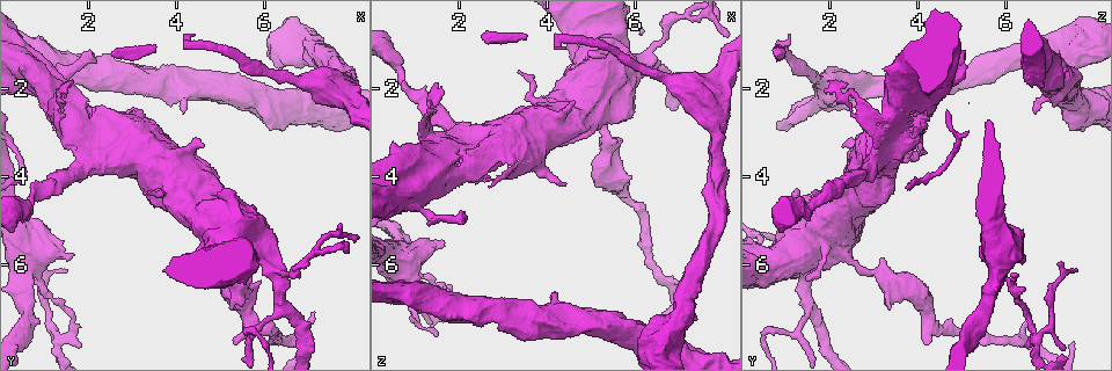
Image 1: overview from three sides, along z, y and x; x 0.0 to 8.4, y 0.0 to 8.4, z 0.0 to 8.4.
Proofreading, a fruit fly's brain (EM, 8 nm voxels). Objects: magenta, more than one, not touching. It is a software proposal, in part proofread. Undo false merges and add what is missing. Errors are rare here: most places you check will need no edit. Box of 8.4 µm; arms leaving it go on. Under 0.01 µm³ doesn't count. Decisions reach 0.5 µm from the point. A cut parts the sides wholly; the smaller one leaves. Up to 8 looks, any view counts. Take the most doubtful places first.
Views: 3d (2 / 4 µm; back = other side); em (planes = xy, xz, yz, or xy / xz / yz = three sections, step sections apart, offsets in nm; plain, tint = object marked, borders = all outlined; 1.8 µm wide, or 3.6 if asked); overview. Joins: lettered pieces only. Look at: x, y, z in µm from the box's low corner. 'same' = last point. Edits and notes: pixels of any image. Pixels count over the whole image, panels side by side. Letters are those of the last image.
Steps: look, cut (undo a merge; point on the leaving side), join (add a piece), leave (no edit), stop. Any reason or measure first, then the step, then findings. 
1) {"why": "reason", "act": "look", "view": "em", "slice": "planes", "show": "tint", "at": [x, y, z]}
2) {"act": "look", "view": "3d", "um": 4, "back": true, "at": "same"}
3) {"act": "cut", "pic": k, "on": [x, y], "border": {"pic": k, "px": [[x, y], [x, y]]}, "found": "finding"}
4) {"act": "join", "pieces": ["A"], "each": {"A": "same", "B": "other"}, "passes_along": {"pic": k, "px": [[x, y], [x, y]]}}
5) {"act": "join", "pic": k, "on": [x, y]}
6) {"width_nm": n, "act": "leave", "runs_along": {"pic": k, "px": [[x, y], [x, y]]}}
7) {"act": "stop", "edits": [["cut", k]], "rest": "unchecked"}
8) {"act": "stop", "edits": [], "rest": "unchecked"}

{"why": "three-way junction", "act": "look", "view": "3d", "um": 4, "at": [1.40, 7.65, 6.65]}

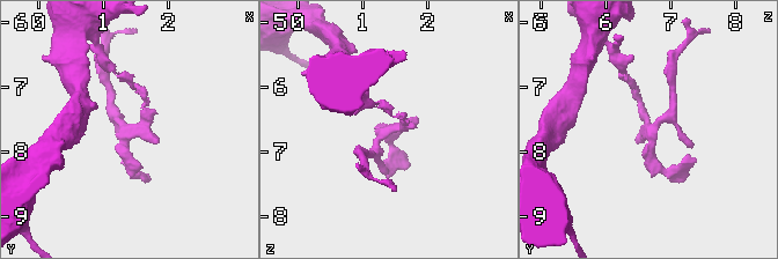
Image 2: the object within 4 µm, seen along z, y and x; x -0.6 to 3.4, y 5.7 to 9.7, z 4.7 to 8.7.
{"arms": 3, "why": "shape alone is not enough", "act": "look", "view": "em", "slice": "planes", "show": "borders", "at": [1.45, 7.70, 6.60]}

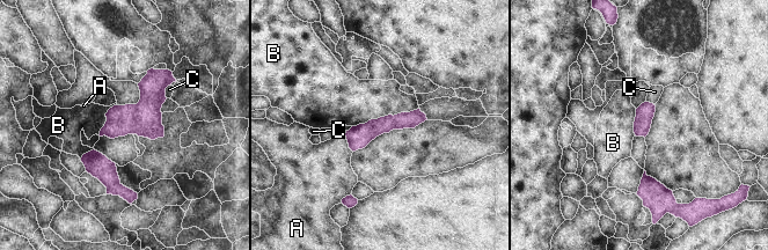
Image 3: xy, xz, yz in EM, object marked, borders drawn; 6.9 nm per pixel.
{"act": "leave", "each": {"A": "other", "B": "other", "C": "other"}, "runs_along": {"pic": 3, "px": [[168, 73], [129, 119], [103, 132]]}, "found": "all the same neuron"}

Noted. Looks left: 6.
{"why": "an open end", "act": "look", "view": "3d", "um": 2, "at": [4.15, 2.60, 6.60]}

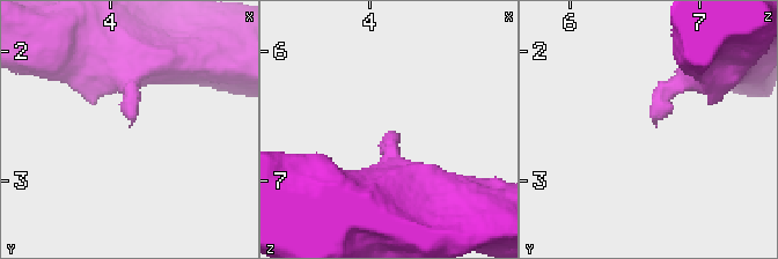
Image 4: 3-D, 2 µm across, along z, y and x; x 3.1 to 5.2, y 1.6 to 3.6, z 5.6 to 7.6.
{"act": "look", "view": "em", "slice": "planes", "show": "borders", "at": [4.16, 2.56, 6.64]}

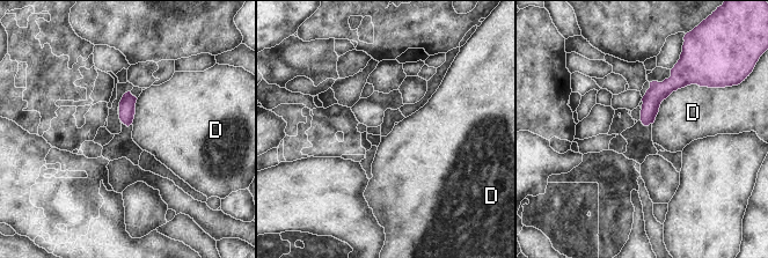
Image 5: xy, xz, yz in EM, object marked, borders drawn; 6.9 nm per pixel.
{"longest_contact_nm": ["D", 500], "act": "leave", "each": {"D": "other"}, "runs_along": {"pic": 5, "px": [[689, 76], [670, 85], [644, 120]]}, "found": "no lettered piece goes on from it"}

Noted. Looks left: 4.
{"why": "thin end", "act": "look", "view": "em", "slice": "planes", "show": "borders", "at": [1.50, 6.10, 7.60]}

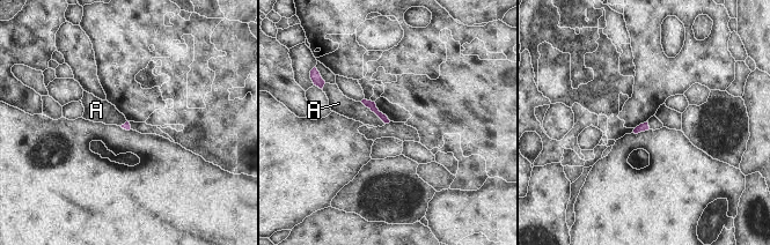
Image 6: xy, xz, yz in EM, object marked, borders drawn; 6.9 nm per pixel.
{"act": "leave", "each": {"A": "other"}, "border": {"pic": 6, "px": [[360, 102], [384, 124]]}, "found": "no lettered piece goes on from it"}

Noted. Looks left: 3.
{"act": "look", "view": "3d", "um": 2, "at": [1.65, 5.70, 5.40]}

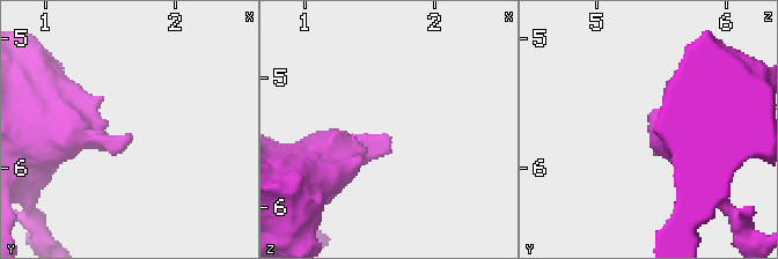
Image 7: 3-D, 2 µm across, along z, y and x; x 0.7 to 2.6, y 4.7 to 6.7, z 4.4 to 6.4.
{"why": "shape alone is not enough", "act": "look", "view": "em", "slice": "xz", "step": 4, "show": "tint", "at": [1.66, 5.72, 5.44]}

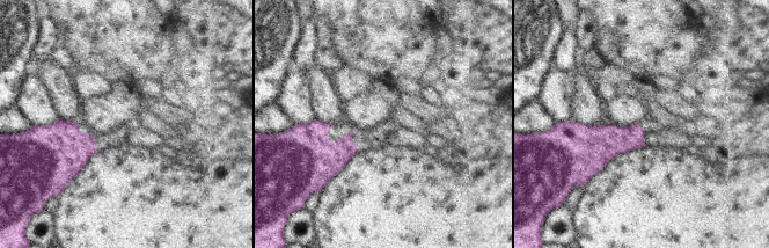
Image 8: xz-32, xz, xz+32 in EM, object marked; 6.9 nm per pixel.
{"act": "look", "view": "em", "slice": "planes", "show": "borders", "at": "same"}

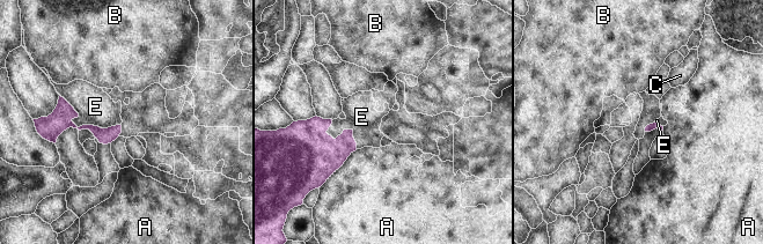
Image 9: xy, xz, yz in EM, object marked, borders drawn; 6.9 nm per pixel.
{"act": "leave", "each": {"A": "other", "B": "other", "C": "other", "E": "other"}, "runs_along": {"pic": 9, "px": [[54, 116], [97, 132], [118, 130]]}, "found": "no lettered piece goes on from it"}

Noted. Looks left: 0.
{"act": "stop", "edits": [], "rest": "unchecked"}

